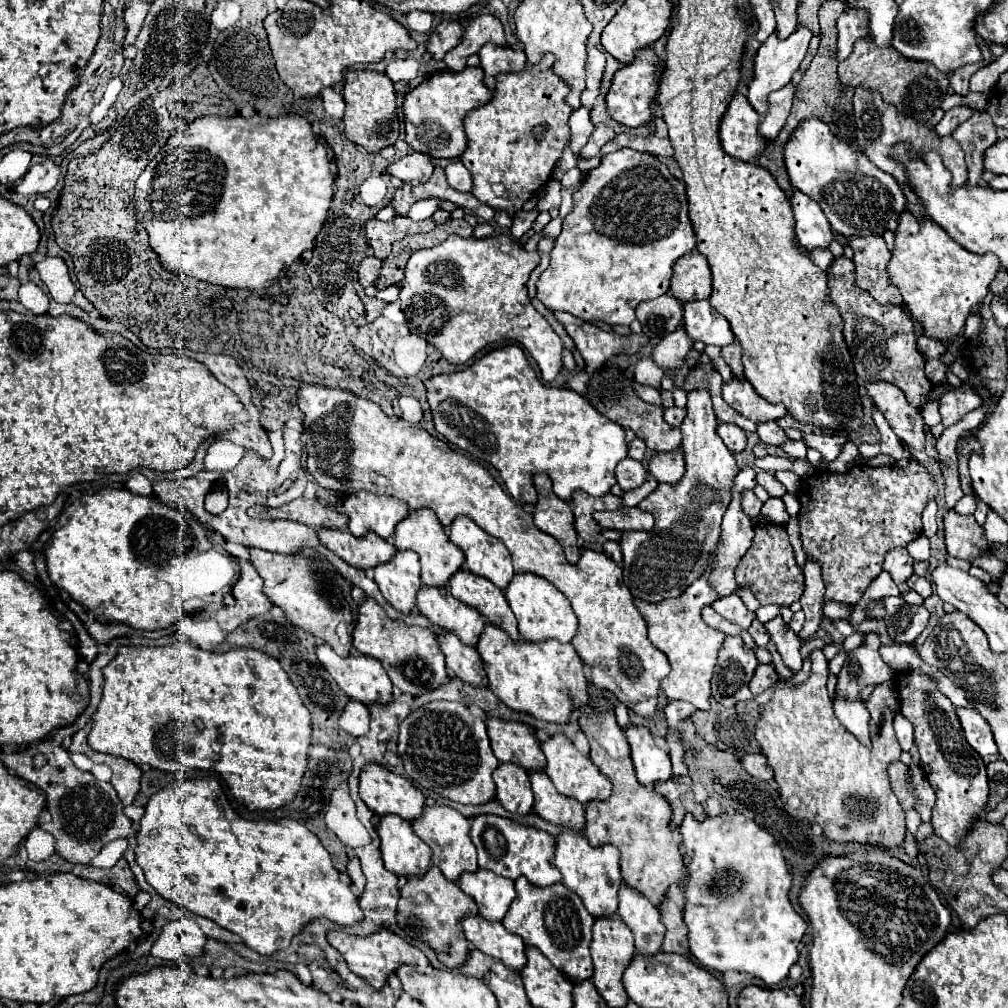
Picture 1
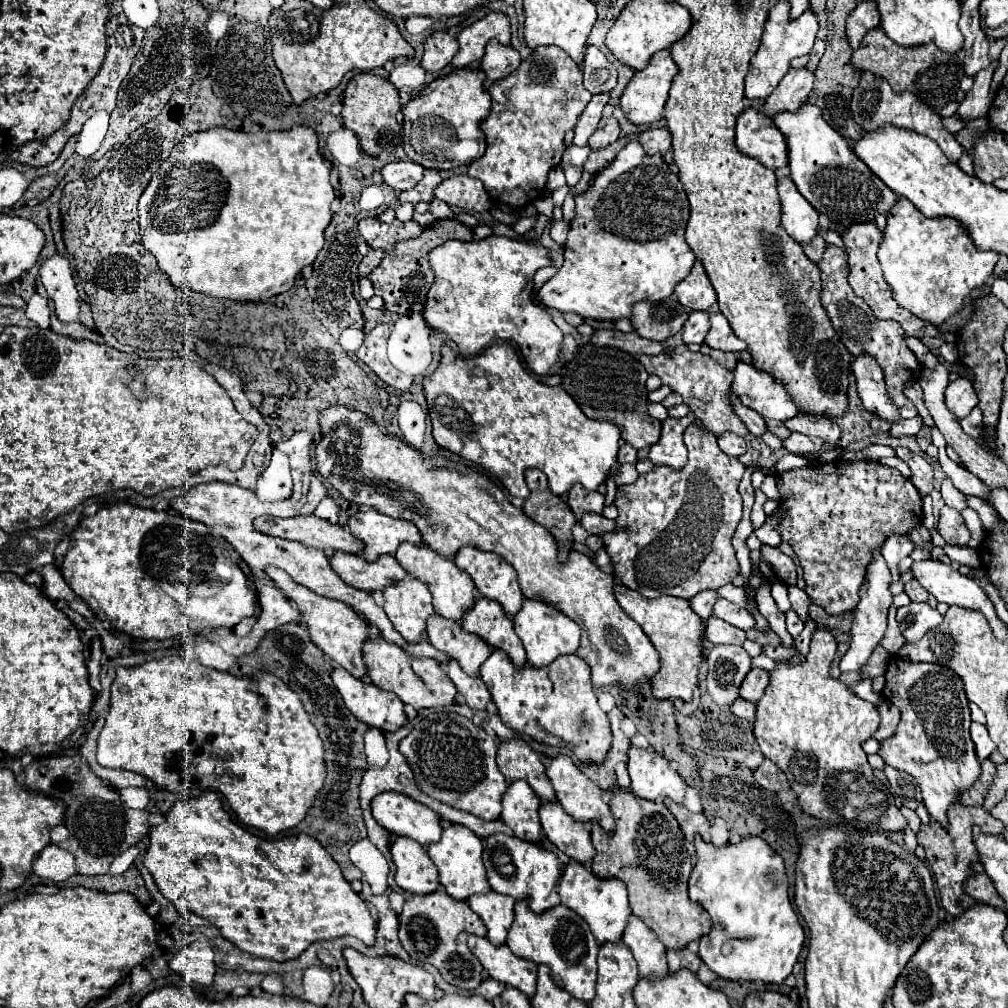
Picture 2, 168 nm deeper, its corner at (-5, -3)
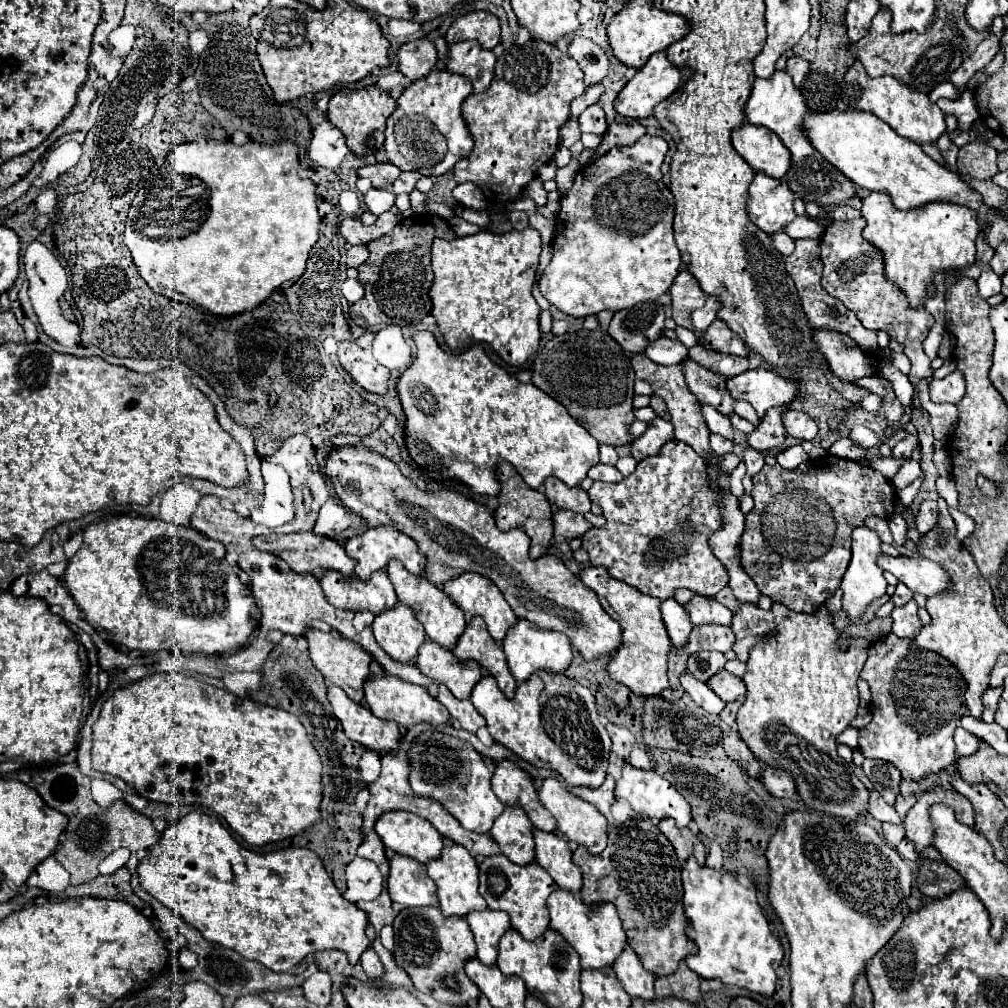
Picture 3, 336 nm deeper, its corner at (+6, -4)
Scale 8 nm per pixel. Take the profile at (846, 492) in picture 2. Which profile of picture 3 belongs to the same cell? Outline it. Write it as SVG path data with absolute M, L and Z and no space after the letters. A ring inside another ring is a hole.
M838 456L812 458L794 470L784 470L778 464L772 468L764 466L756 476L752 476L752 482L754 508L746 514L746 532L740 542L744 550L742 568L762 594L772 598L772 602L784 604L792 612L812 612L840 588L840 580L850 564L850 534L856 526L864 524L872 514L882 518L890 518L894 514L896 494L890 480L870 466Z

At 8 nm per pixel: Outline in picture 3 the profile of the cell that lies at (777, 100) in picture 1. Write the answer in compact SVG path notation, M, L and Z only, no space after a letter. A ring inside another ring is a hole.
M792 56L792 58L788 58L788 62L786 62L786 72L792 74L794 84L800 88L802 80L804 80L804 76L806 76L806 72L808 72L808 62L806 62L804 58L800 58L800 56Z

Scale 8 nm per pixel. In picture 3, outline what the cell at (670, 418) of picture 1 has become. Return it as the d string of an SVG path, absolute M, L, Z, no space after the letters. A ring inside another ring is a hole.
M654 418L652 422L648 422L646 432L632 442L632 456L640 462L646 456L652 456L656 452L660 452L660 448L674 438L674 427L670 421L662 420L662 418Z

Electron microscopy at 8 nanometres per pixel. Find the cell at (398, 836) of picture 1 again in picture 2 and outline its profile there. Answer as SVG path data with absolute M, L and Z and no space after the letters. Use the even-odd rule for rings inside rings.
M397 837L391 843L397 885L411 895L433 893L441 887L439 871L429 859L423 845L407 837Z

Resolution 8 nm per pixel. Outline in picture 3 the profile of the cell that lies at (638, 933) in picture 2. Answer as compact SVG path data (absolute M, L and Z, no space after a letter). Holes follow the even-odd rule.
M630 946L624 948L624 952L618 956L612 968L630 998L640 998L644 1002L652 1002L656 998L654 996L654 976L644 970L636 952Z

